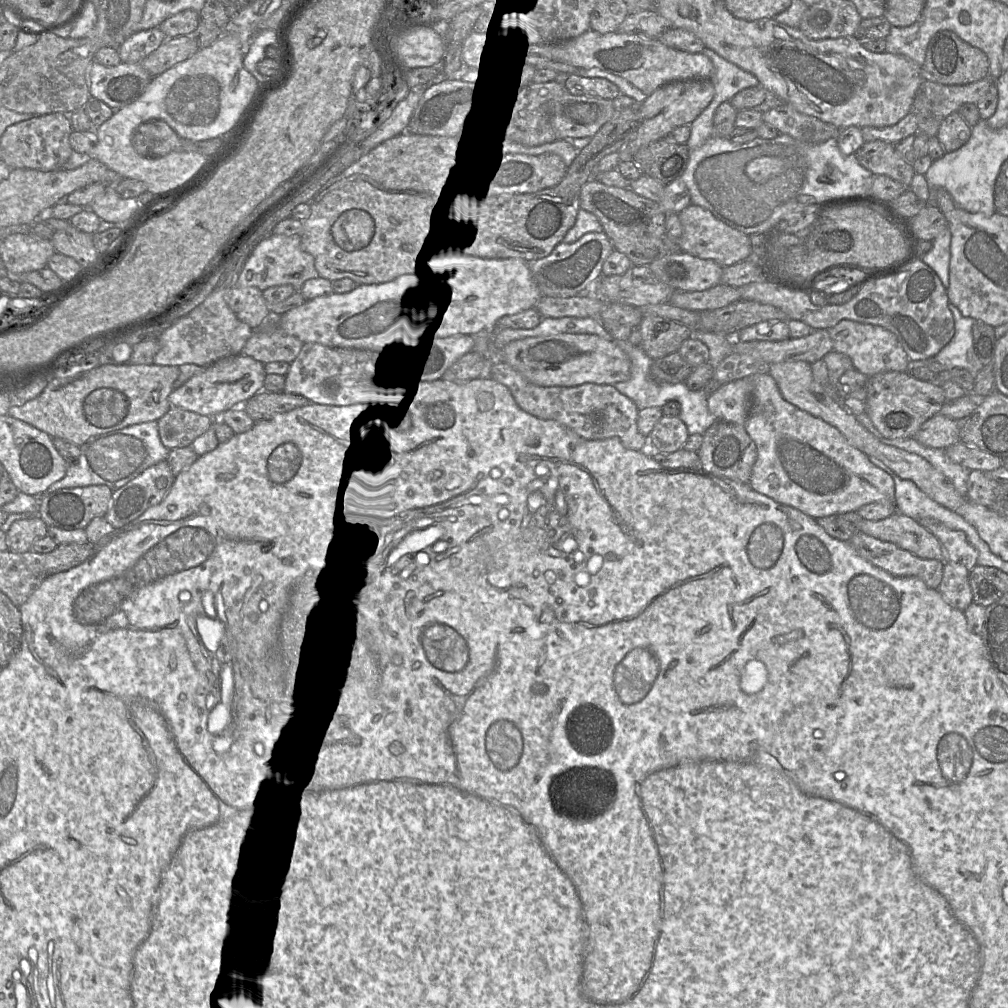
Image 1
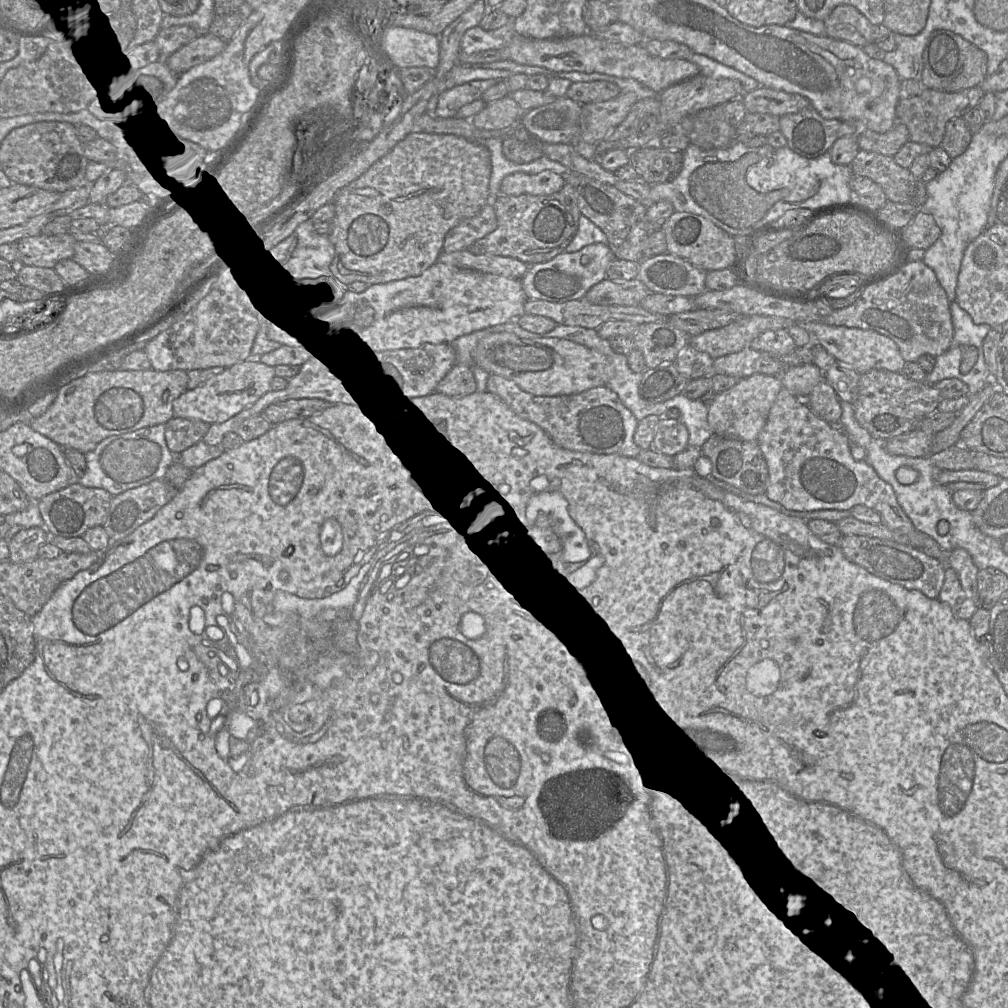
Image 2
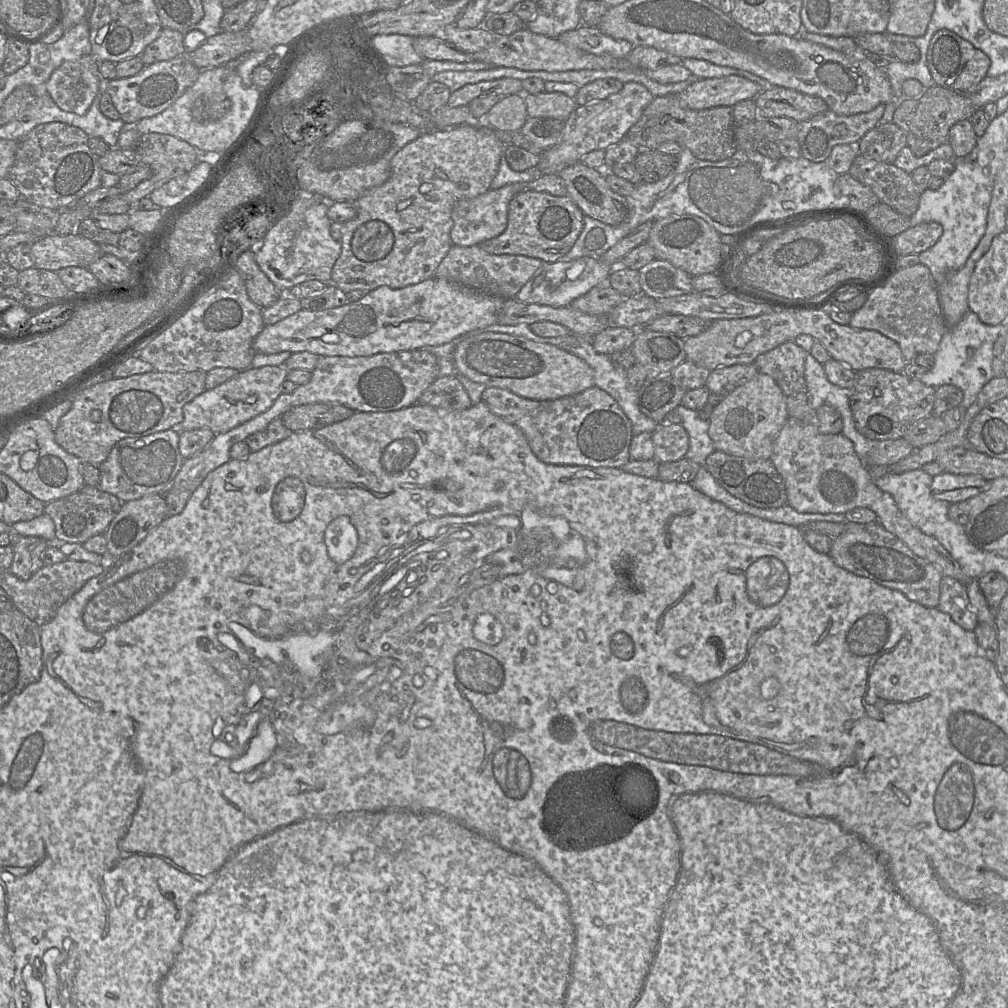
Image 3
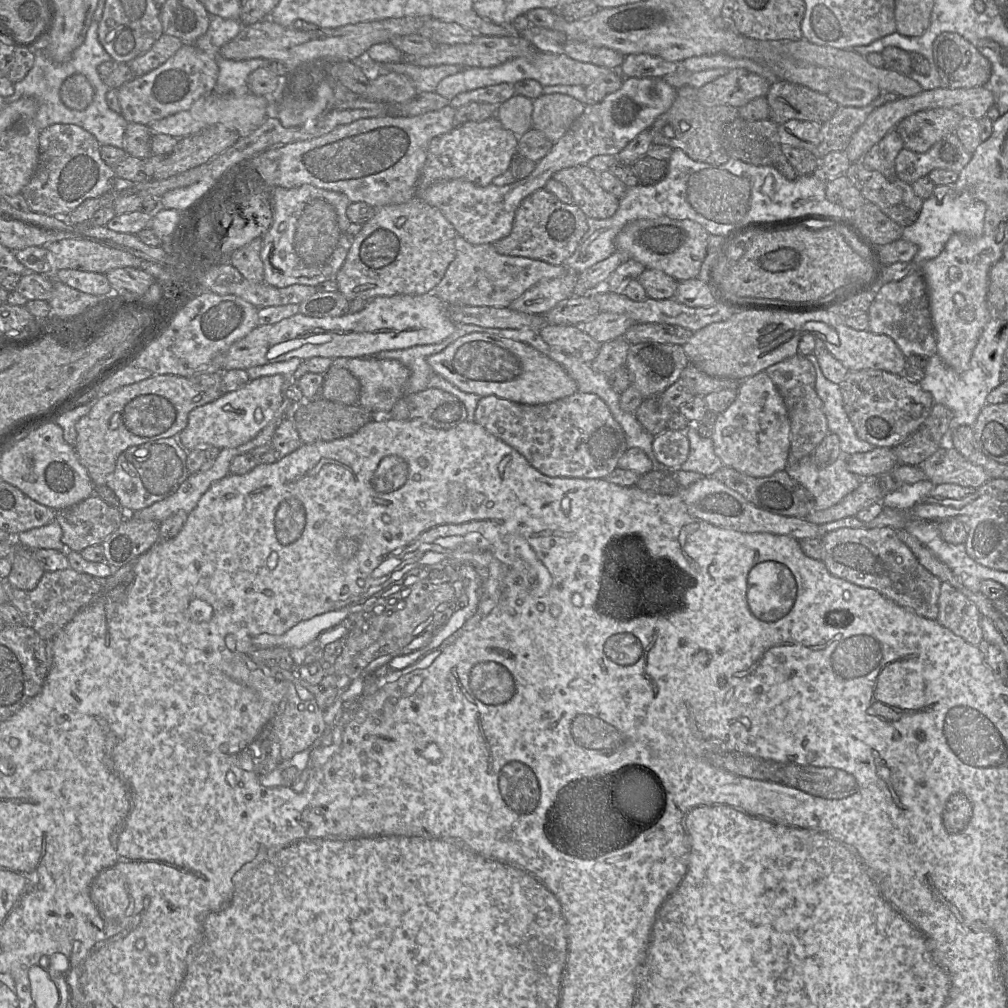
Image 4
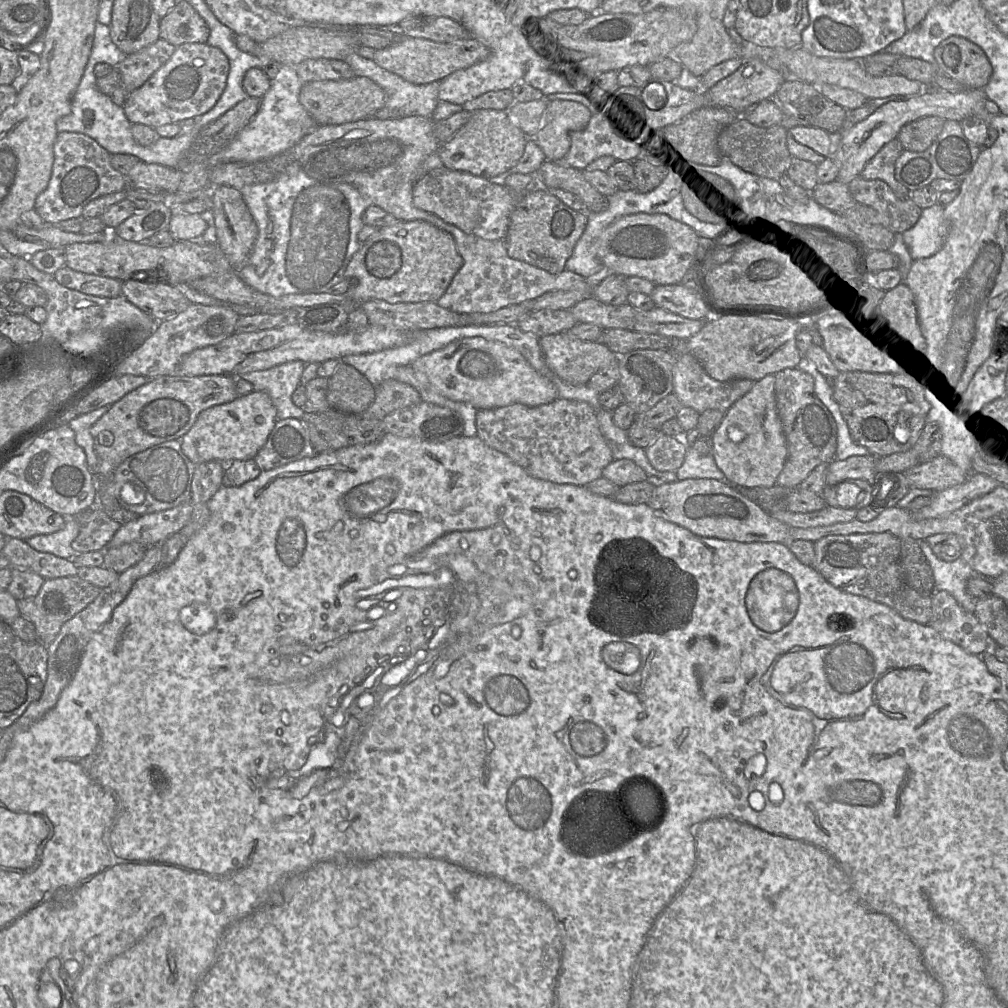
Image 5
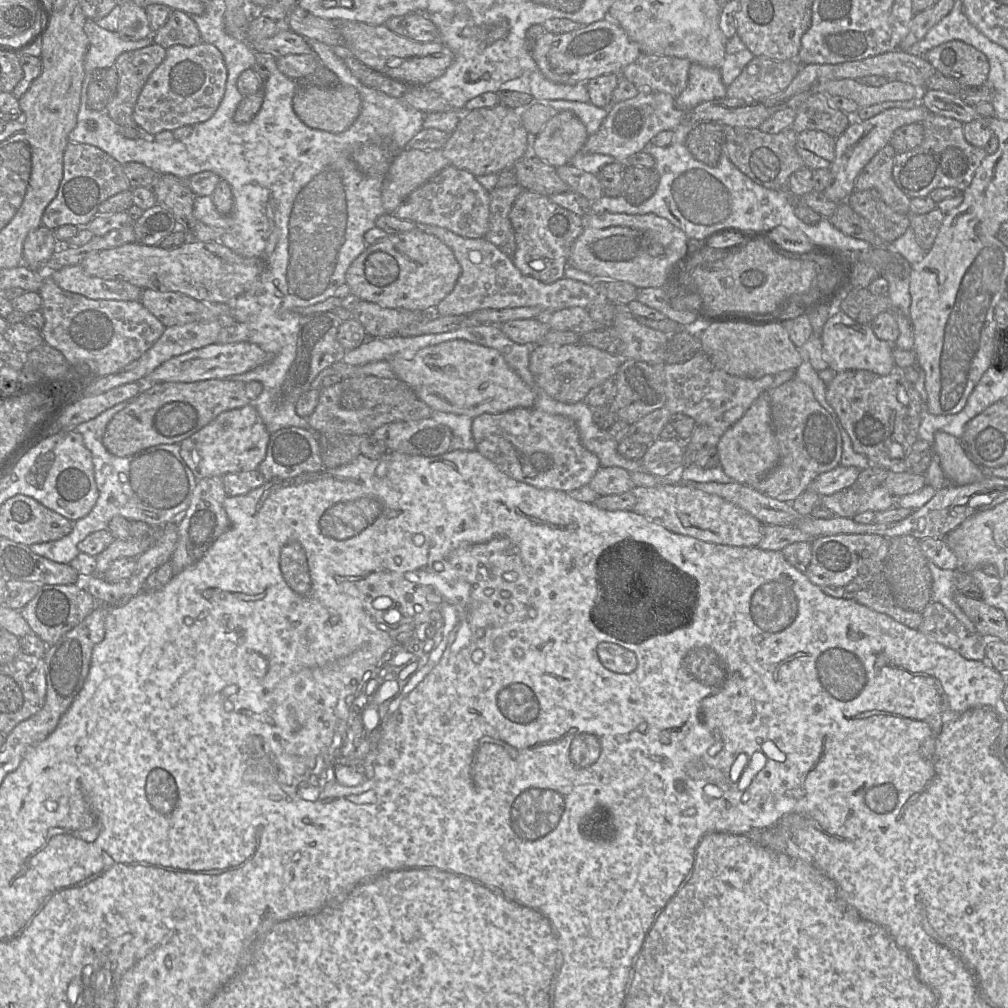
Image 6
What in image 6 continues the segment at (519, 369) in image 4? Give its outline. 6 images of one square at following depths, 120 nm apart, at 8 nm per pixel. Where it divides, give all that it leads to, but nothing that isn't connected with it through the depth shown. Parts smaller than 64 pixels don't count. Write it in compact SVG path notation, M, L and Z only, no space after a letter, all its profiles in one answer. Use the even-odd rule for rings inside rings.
M456 339L422 348L409 360L392 357L386 361L396 378L407 383L432 410L474 419L484 413L498 414L535 405L534 390L491 347Z

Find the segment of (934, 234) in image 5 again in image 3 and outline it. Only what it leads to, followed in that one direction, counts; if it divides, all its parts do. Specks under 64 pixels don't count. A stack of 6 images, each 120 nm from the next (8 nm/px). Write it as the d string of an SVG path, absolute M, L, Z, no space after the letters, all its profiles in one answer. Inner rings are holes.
M967 157L957 158L954 171L936 190L921 192L919 205L911 216L910 227L924 222L941 224L943 233L938 241L918 254L920 263L927 266L937 286L948 274L959 270L966 263L986 231L987 215L992 198L992 179L988 170Z

